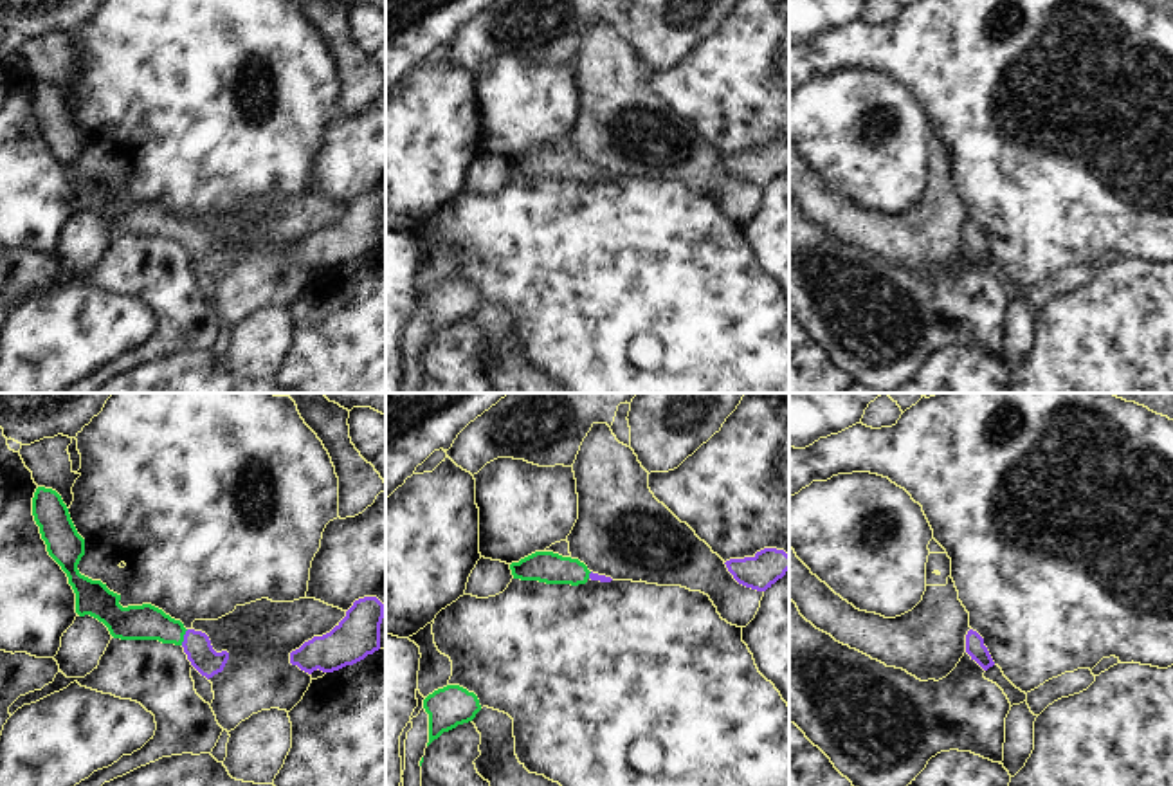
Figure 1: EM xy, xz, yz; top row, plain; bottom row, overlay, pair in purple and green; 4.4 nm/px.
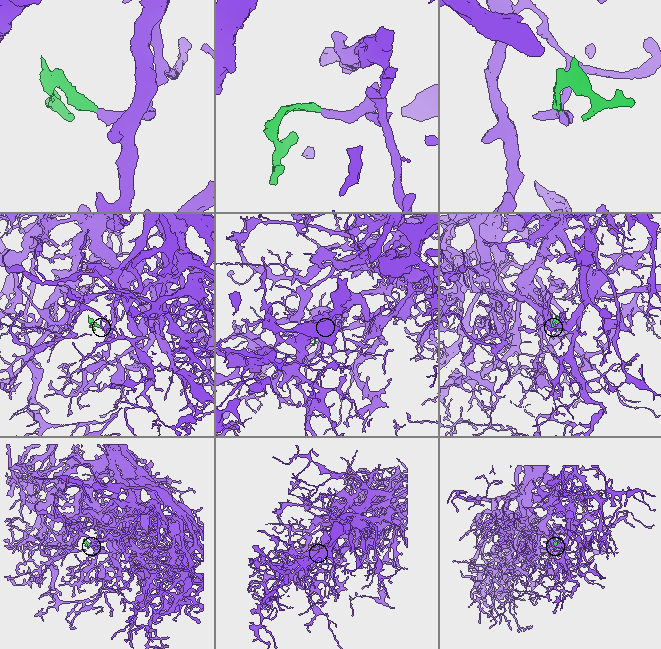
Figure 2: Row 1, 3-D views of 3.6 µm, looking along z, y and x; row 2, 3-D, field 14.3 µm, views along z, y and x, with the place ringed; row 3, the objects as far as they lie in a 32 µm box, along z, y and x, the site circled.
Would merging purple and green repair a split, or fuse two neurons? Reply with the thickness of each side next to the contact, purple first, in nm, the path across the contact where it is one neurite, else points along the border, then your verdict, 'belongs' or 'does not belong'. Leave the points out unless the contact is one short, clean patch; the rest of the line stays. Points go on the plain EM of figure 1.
120/160 nm | across xy (197, 242), (184, 233), (150, 219), (136, 219) | belongs

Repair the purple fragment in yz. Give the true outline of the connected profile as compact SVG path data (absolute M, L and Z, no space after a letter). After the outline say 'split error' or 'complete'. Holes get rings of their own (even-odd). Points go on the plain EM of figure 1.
M969 225L966 231L966 249L975 256L984 267L995 261L987 243L984 242L984 234Z; complete

